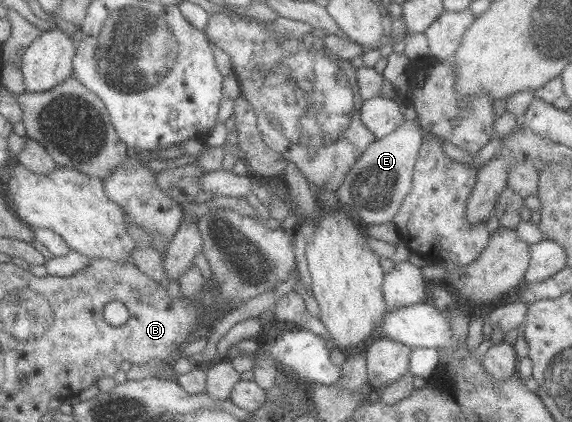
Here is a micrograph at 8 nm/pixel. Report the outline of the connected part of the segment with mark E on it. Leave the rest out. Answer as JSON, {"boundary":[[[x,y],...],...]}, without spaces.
{"boundary":[[[401,121],[383,139],[370,143],[352,164],[344,182],[335,190],[338,202],[356,220],[367,226],[391,221],[412,183],[412,172],[421,147],[420,126],[413,121]]]}

